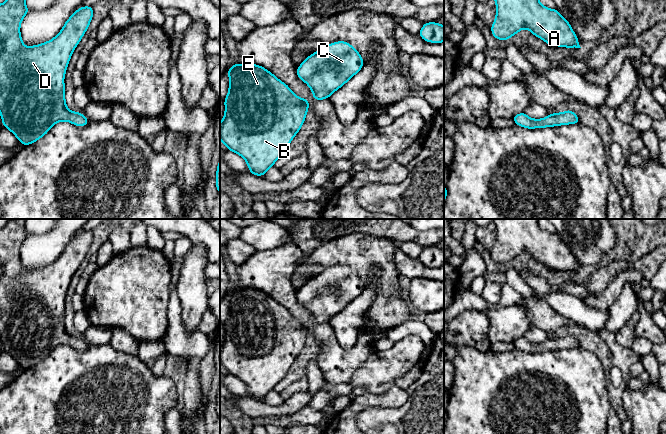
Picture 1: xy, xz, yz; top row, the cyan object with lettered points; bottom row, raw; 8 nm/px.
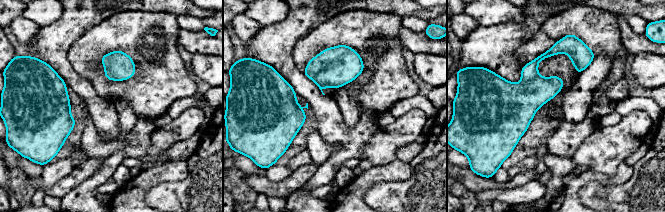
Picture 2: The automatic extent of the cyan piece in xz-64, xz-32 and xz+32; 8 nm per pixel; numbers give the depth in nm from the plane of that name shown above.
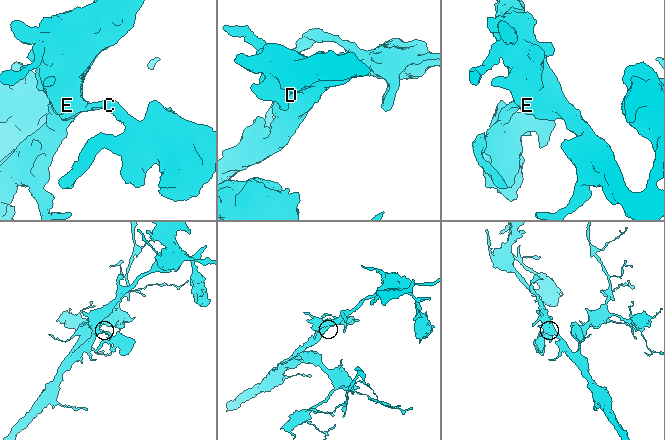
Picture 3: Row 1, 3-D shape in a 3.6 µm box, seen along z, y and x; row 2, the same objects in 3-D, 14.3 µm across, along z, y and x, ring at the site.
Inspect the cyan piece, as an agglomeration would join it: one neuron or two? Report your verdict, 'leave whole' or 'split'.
leave whole

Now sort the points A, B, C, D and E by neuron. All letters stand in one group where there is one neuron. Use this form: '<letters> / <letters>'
A B C D E

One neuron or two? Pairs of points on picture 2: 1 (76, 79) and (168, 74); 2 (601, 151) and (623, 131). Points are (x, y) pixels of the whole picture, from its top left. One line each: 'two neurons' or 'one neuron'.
1: two neurons
2: one neuron

